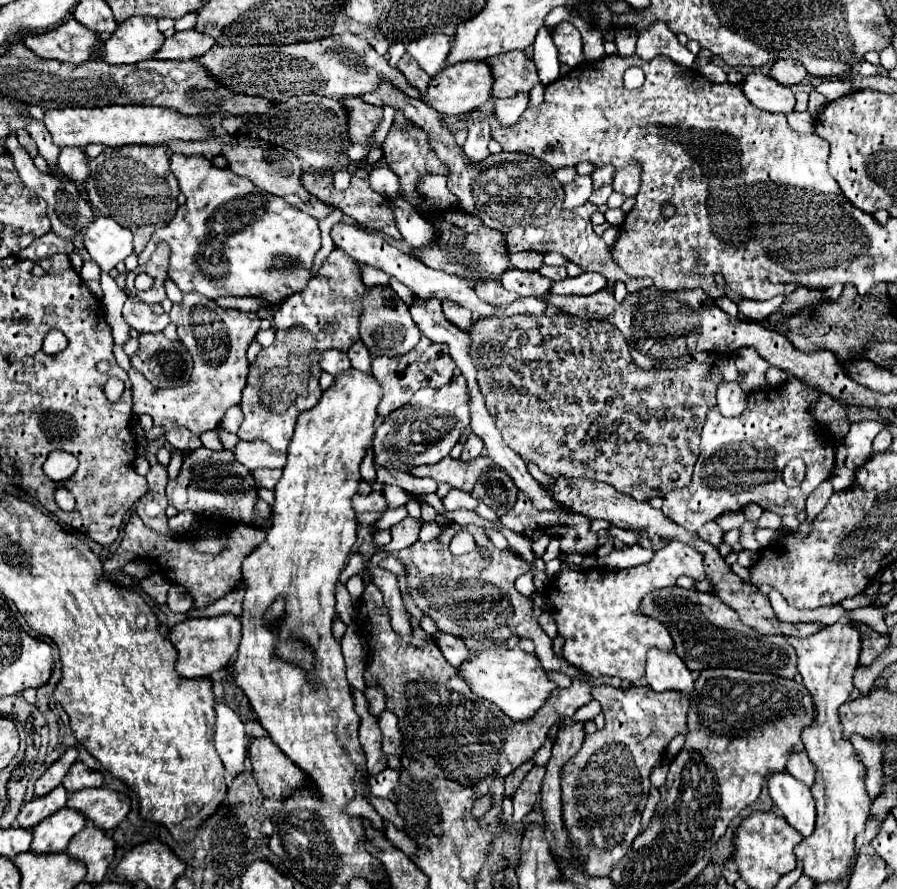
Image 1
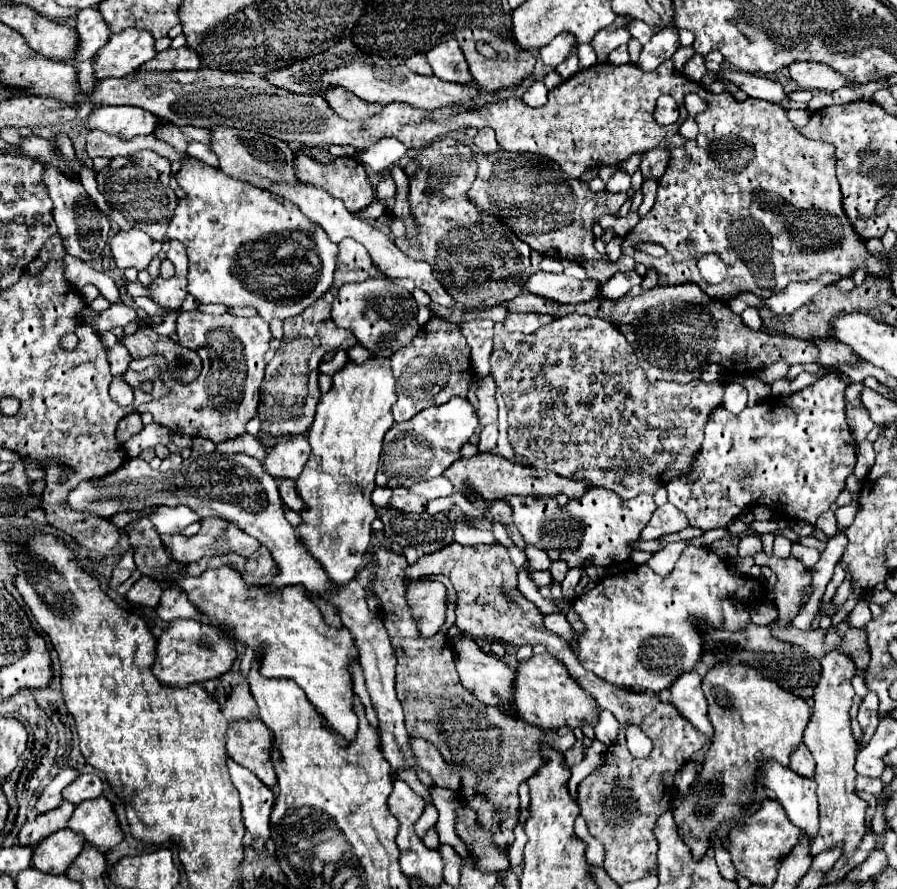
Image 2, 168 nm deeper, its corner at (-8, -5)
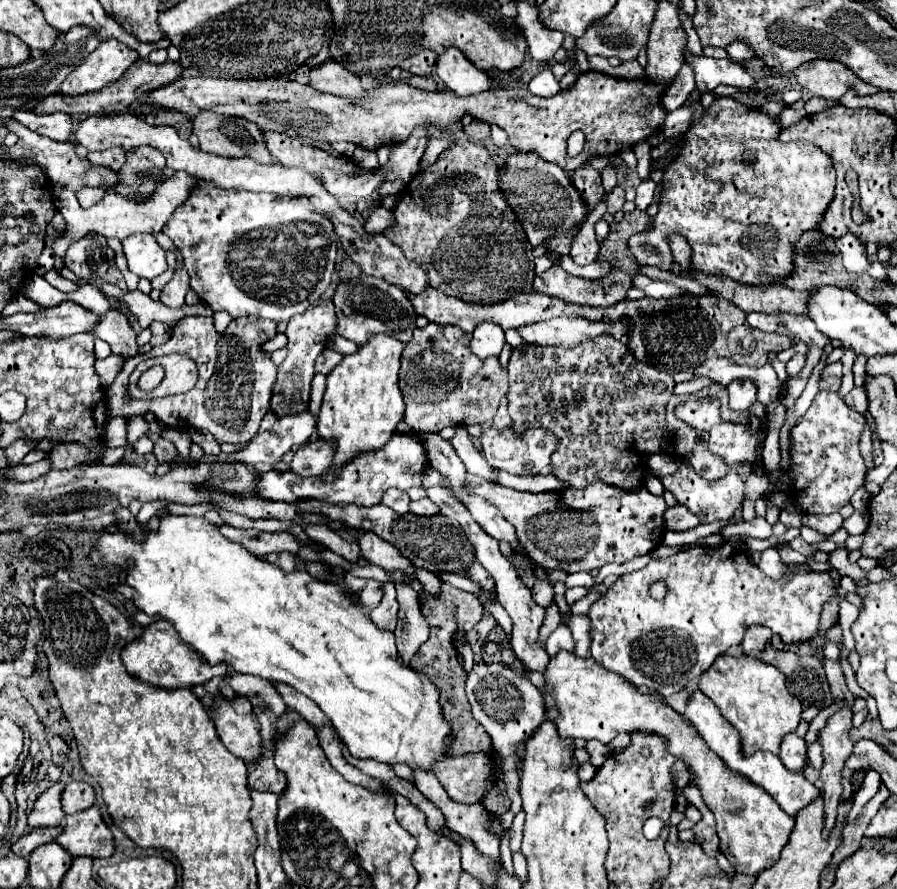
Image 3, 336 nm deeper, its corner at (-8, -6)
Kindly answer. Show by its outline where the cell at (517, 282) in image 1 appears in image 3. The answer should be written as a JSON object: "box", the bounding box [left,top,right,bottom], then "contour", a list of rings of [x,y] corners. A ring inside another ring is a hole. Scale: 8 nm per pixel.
{"box":[534,265,632,307],"contour":[[[552,265],[546,273],[540,273],[534,279],[534,289],[538,289],[540,293],[564,299],[566,303],[572,303],[572,305],[588,305],[588,307],[610,307],[620,303],[622,299],[626,299],[630,285],[632,285],[630,275],[626,275],[624,271],[610,271],[606,277],[600,277],[600,279],[578,279],[568,275],[558,265]]]}

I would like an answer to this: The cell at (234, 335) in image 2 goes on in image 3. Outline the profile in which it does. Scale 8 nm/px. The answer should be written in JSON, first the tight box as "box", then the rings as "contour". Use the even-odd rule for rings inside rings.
{"box":[132,317,278,443],"contour":[[[184,317],[170,333],[170,339],[152,349],[158,353],[188,353],[194,357],[200,375],[194,389],[164,399],[132,401],[132,413],[154,411],[156,419],[174,429],[206,429],[222,443],[248,443],[258,435],[260,421],[270,409],[270,397],[278,367],[272,363],[264,343],[276,335],[276,323],[260,317],[240,317],[224,333],[216,333],[212,317]]]}

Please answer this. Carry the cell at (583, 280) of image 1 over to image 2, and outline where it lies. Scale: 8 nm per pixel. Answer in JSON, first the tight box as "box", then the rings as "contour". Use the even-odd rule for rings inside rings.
{"box":[600,272,642,298],"contour":[[[618,272],[608,282],[600,284],[600,298],[620,298],[624,296],[632,286],[638,286],[642,282],[642,276],[632,272]]]}

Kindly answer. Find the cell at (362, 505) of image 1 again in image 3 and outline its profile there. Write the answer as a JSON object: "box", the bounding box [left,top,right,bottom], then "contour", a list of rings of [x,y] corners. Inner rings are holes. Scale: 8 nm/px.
{"box":[410,499,440,517],"contour":[[[420,499],[420,501],[410,503],[410,513],[418,517],[432,517],[432,515],[438,515],[440,509],[430,499]]]}

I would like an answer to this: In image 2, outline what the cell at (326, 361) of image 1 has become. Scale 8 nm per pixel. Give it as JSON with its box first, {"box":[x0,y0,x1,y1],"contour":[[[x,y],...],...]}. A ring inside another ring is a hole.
{"box":[320,350,348,374],"contour":[[[332,350],[328,352],[322,362],[320,362],[320,372],[322,374],[336,374],[338,370],[342,370],[342,366],[348,364],[348,354],[344,350]]]}

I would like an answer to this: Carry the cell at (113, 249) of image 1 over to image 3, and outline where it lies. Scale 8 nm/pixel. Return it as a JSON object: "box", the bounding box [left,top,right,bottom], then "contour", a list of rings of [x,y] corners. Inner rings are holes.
{"box":[122,235,168,279],"contour":[[[132,235],[122,241],[128,269],[144,279],[154,279],[168,269],[166,251],[156,243],[154,235]]]}

